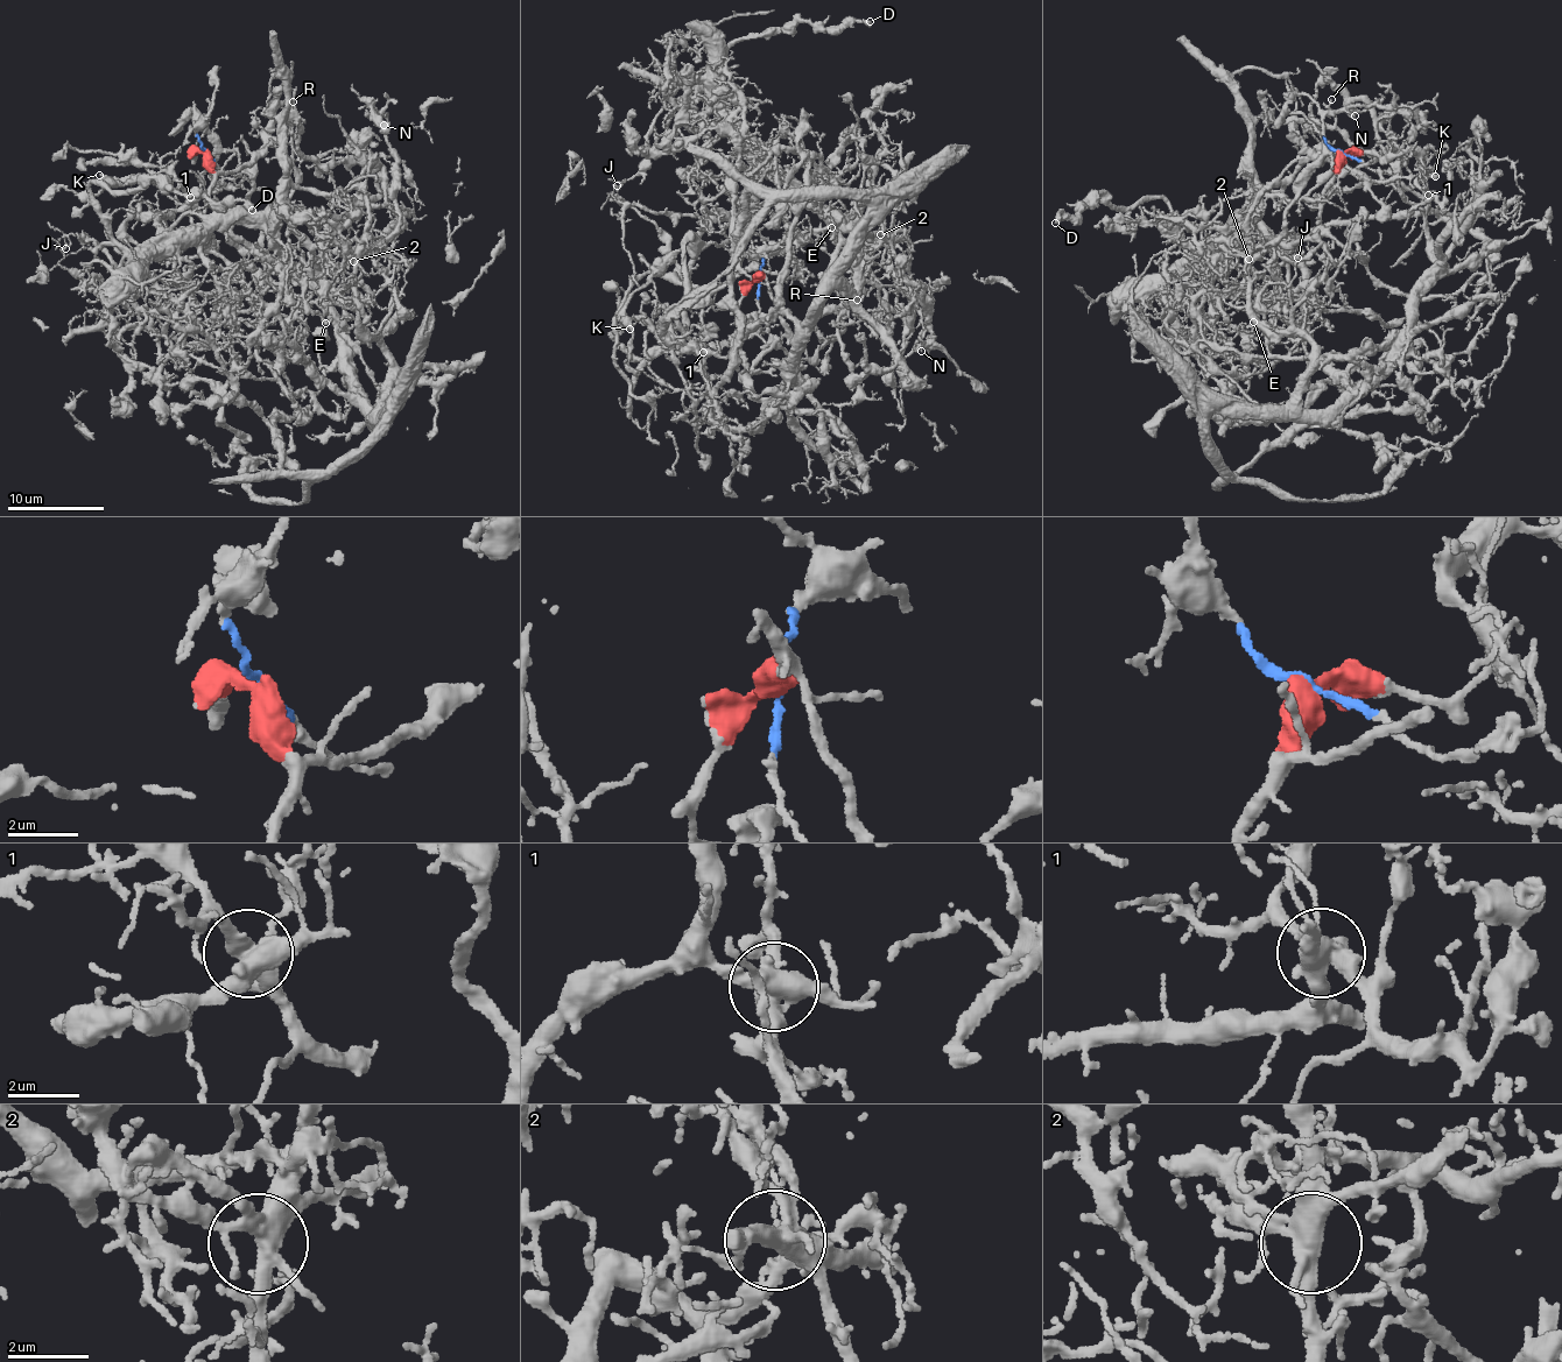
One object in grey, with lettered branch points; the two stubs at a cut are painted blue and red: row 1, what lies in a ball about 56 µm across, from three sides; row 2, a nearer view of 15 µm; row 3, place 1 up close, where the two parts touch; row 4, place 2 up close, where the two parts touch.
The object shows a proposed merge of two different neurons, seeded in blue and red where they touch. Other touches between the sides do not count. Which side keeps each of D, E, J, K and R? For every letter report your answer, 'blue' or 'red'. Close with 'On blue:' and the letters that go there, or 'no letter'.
D: red
E: red
J: red
K: blue
R: red
On blue: K

